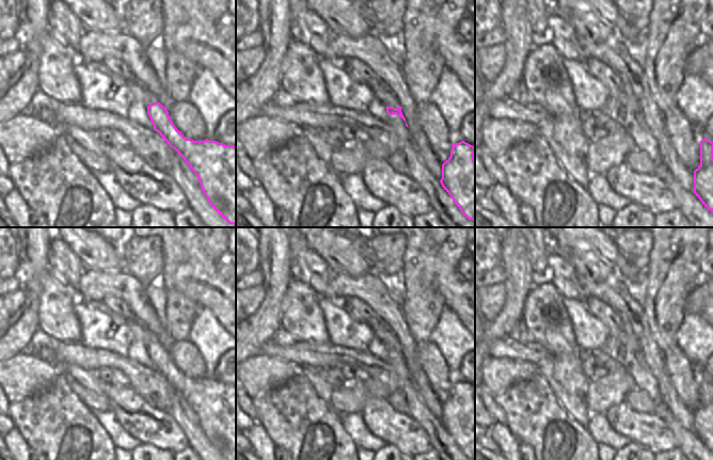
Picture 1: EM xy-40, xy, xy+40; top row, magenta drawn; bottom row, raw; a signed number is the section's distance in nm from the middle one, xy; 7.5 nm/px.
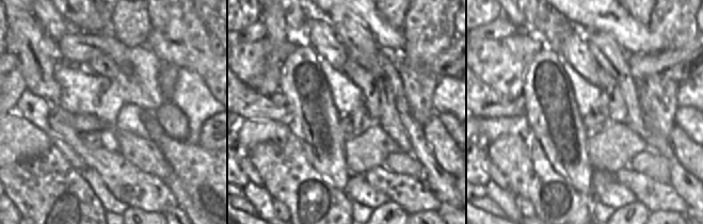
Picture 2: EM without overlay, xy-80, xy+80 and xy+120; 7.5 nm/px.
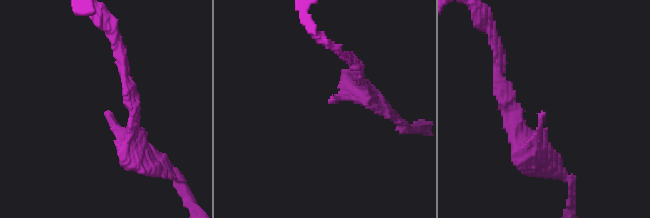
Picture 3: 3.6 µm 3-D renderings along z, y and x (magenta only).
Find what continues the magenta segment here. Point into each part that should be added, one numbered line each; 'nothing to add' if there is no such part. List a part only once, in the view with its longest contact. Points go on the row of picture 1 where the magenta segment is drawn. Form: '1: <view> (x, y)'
nothing to add

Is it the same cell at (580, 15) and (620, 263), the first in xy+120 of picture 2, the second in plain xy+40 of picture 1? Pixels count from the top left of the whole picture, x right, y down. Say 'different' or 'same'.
same

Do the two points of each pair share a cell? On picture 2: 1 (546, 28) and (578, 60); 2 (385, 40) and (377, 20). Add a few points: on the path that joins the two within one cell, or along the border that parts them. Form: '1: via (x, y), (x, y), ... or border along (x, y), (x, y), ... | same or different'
1: via (555, 36), (570, 51) | same
2: via (385, 35), (377, 25) | same

